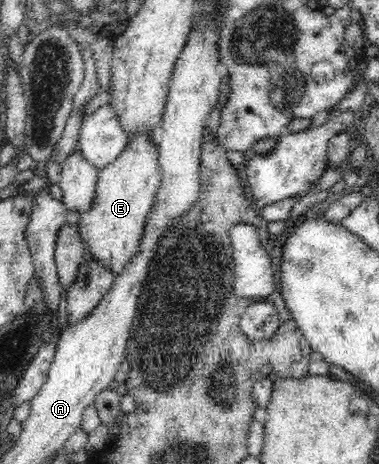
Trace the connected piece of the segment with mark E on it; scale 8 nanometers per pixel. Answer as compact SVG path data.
M137 133L130 138L123 152L107 165L98 170L95 198L91 208L83 213L78 223L84 245L89 254L102 266L109 268L114 276L119 276L123 268L139 254L139 244L143 240L147 216L155 202L161 177L158 165L158 139L154 133Z

